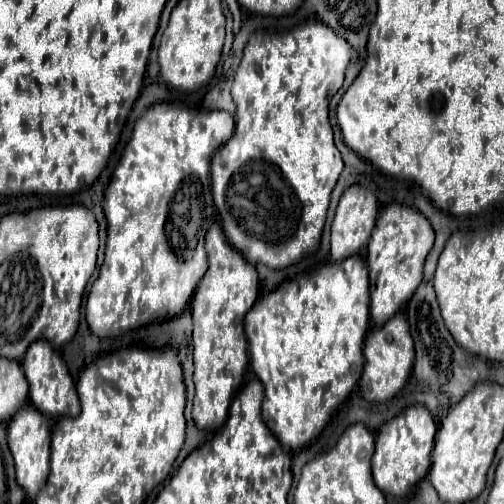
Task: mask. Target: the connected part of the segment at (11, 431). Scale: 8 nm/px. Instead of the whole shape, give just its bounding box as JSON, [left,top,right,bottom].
[8,405,50,499]

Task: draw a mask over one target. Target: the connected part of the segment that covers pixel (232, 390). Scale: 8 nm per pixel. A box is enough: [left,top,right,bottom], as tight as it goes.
[192,223,258,431]

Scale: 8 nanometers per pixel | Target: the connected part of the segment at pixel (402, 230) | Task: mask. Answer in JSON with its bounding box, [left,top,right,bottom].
[366,203,434,327]

